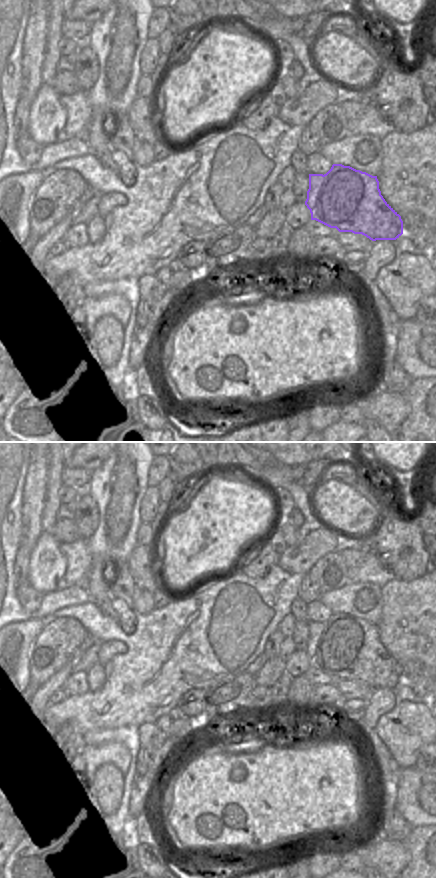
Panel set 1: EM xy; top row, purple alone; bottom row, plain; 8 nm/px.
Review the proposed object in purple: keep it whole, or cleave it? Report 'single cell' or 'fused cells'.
fused cells

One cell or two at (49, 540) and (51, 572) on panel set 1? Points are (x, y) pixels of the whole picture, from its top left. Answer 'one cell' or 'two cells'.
one cell

